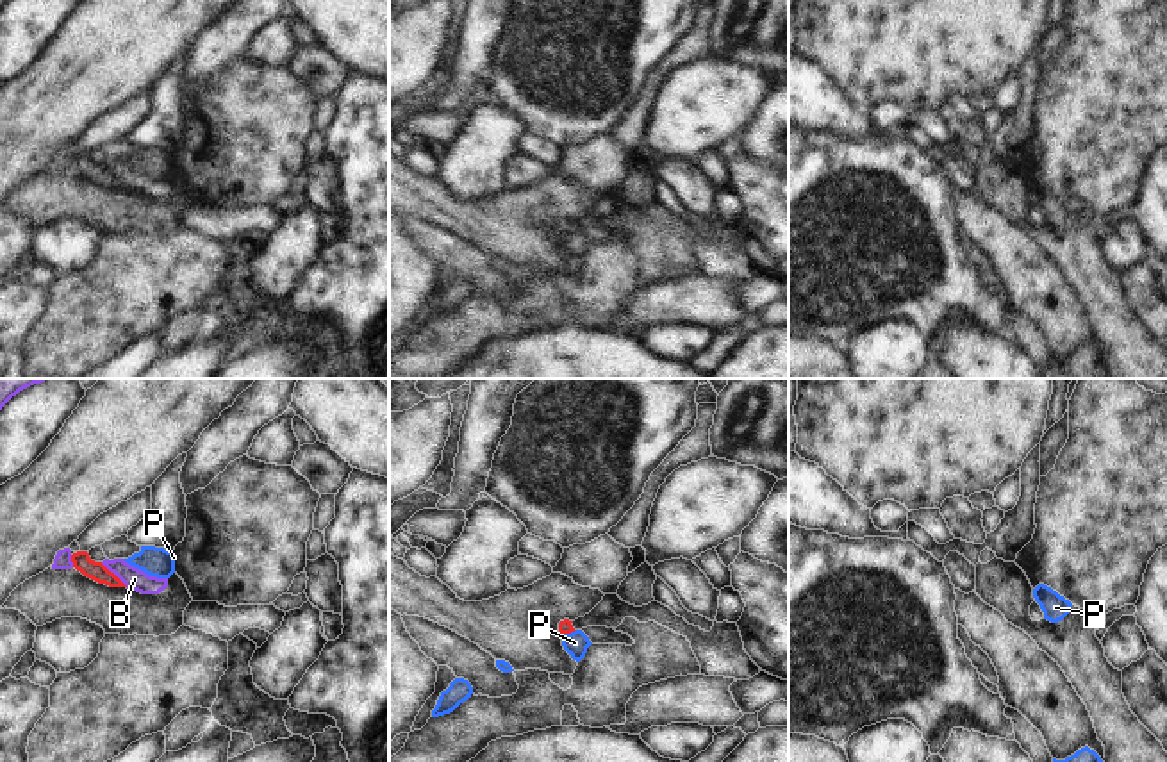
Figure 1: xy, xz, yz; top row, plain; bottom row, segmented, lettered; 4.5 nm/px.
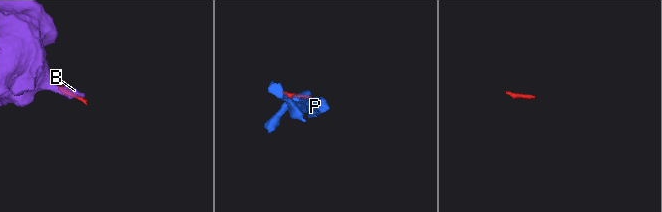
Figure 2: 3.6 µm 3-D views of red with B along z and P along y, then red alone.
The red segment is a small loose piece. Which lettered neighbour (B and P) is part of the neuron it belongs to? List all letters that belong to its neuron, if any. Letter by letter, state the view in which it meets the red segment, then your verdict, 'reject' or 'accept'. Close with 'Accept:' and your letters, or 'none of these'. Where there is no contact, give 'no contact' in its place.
B: xy | reject
P: xz | reject
Accept: none of these

